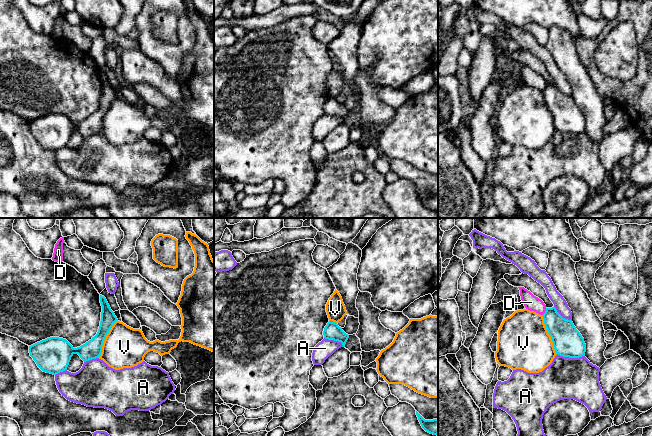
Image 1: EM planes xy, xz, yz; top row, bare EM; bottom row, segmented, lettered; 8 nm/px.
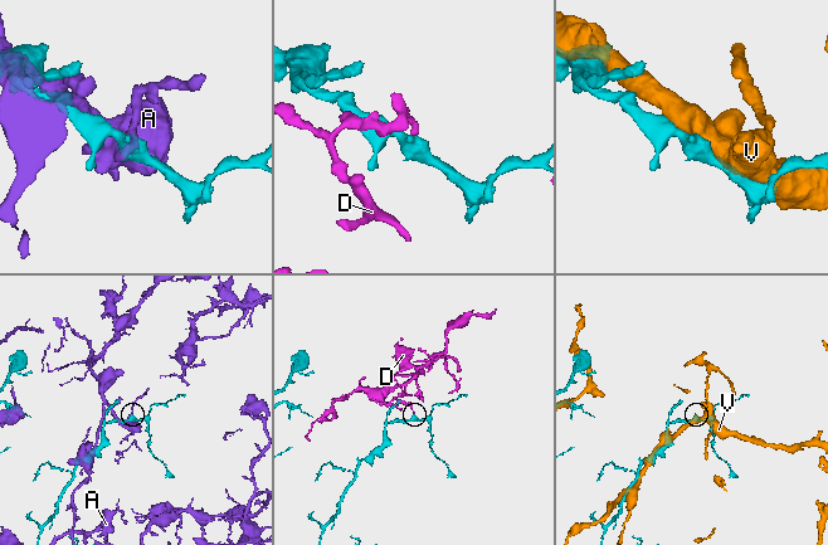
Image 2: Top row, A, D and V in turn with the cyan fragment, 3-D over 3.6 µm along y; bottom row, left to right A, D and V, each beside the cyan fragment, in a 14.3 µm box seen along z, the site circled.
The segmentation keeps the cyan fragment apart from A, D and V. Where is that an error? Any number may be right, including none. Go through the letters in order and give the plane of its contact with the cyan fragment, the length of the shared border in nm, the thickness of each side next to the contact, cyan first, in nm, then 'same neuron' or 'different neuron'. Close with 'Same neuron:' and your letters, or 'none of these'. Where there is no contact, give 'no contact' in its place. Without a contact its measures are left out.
A: meets cyan in yz; contact 220 nm long; 240 nm thick on the cyan side, 340 nm on the other; different neuron
D: meets cyan in yz; contact 70 nm long; 220 nm thick on the cyan side, 120 nm on the other; different neuron
V: meets cyan in yz; contact 340 nm long; 240 nm thick on the cyan side, 420 nm on the other; different neuron
Same neuron: none of these

